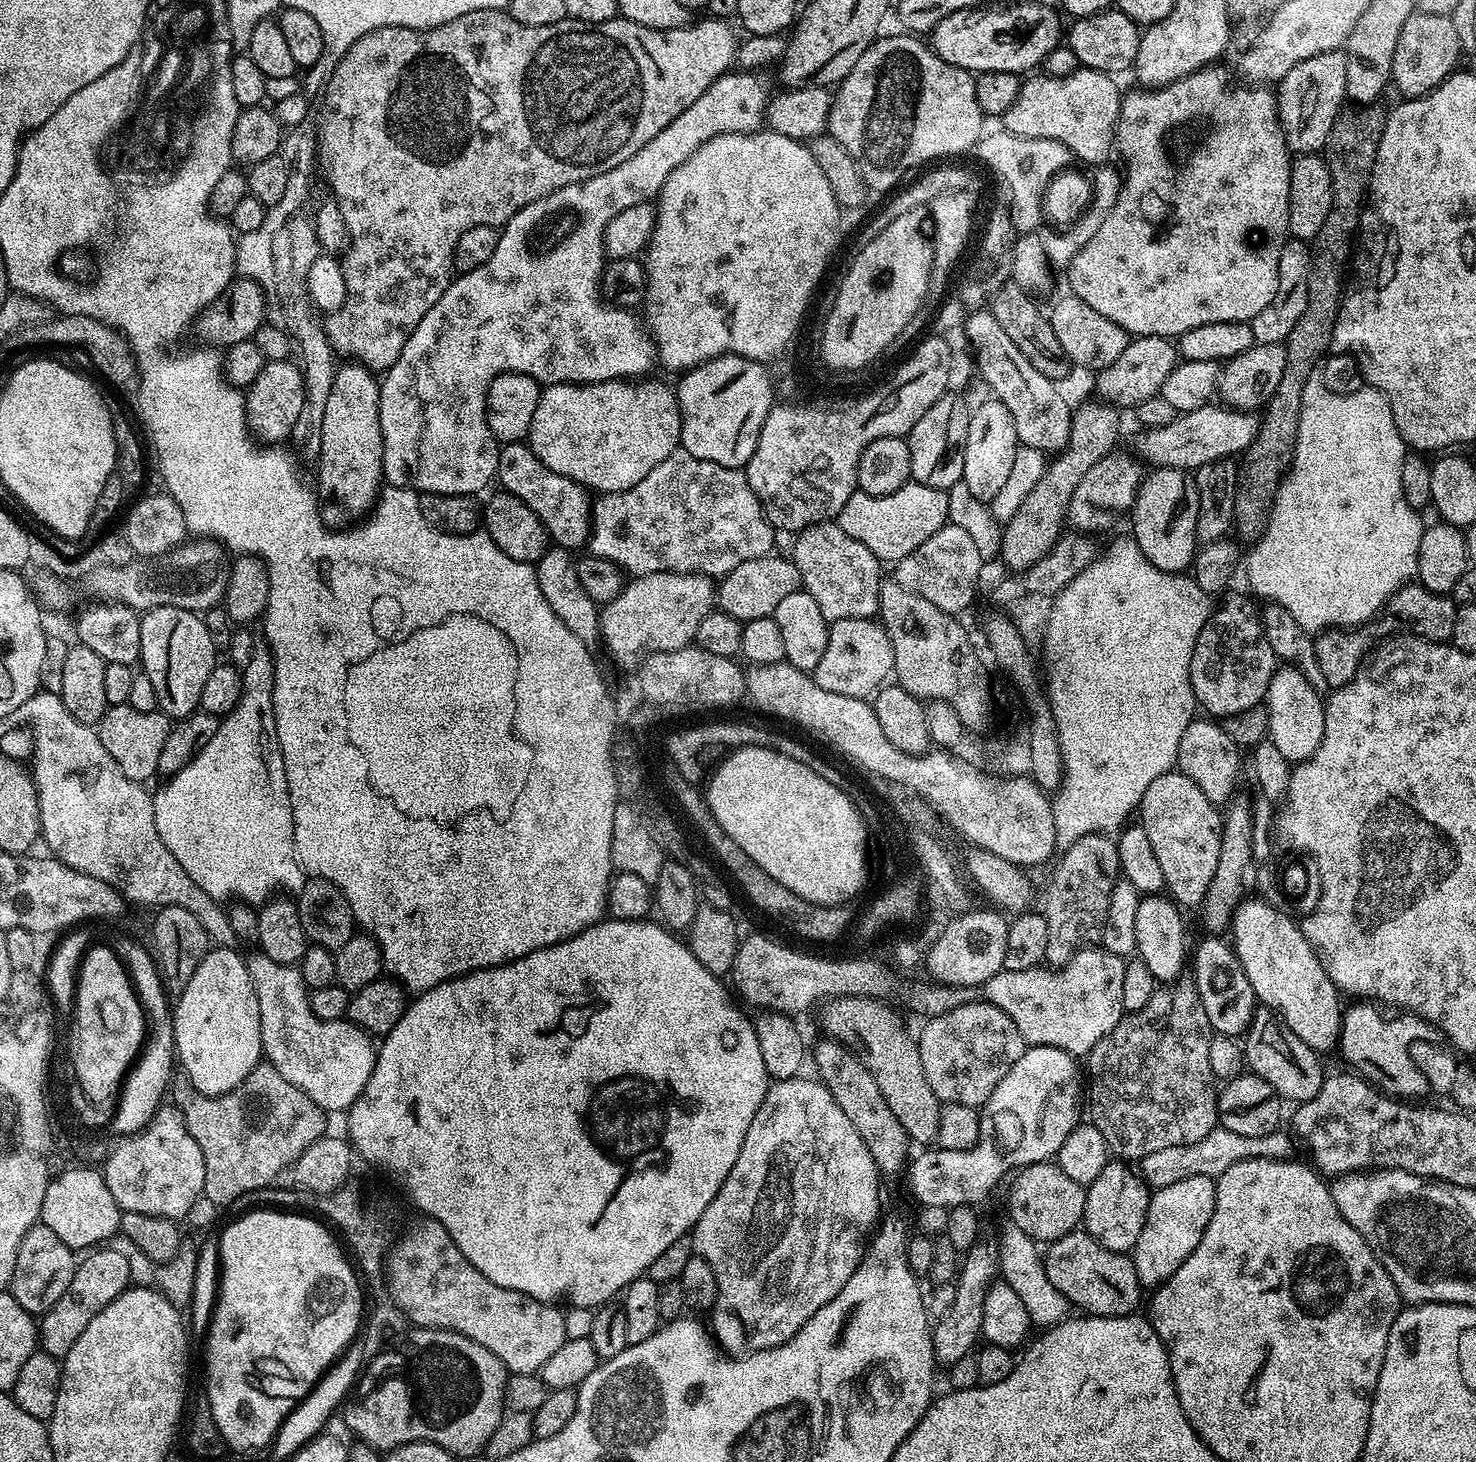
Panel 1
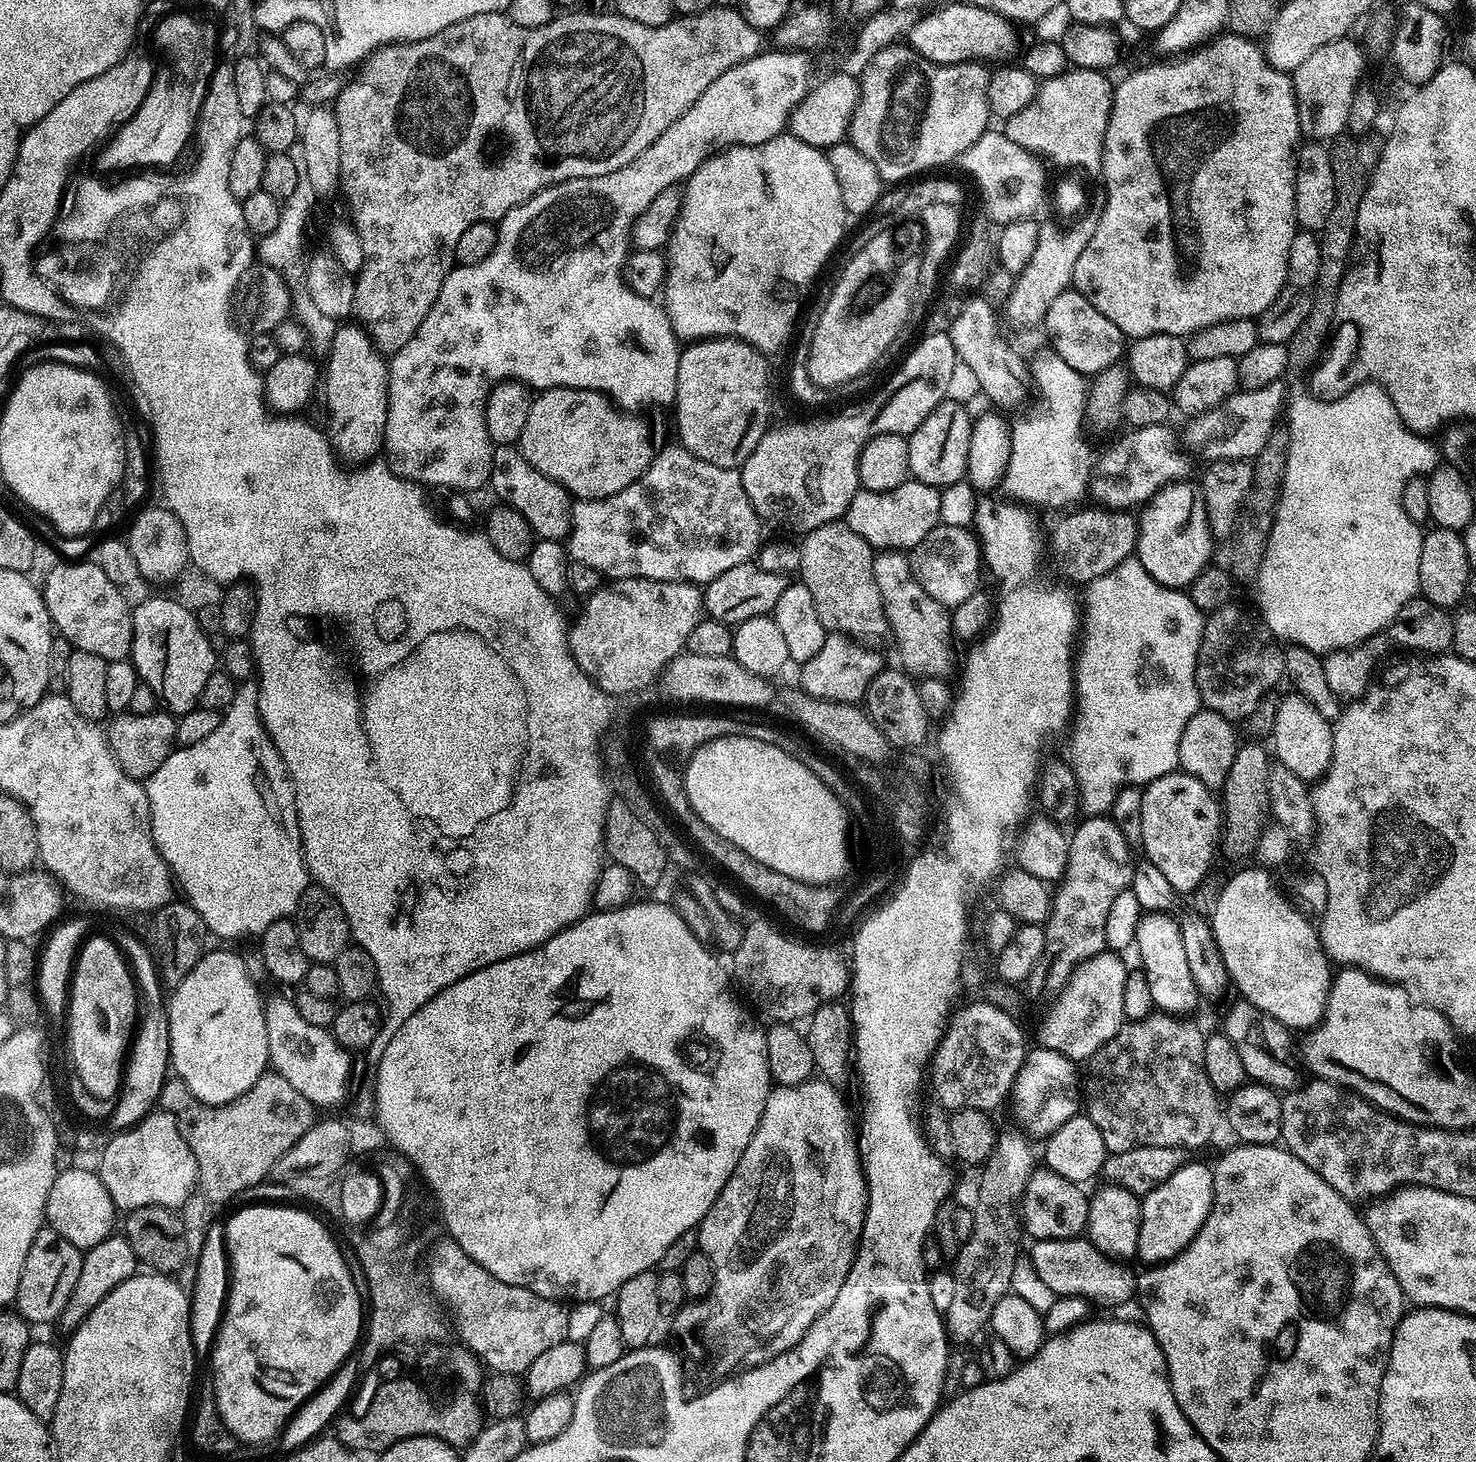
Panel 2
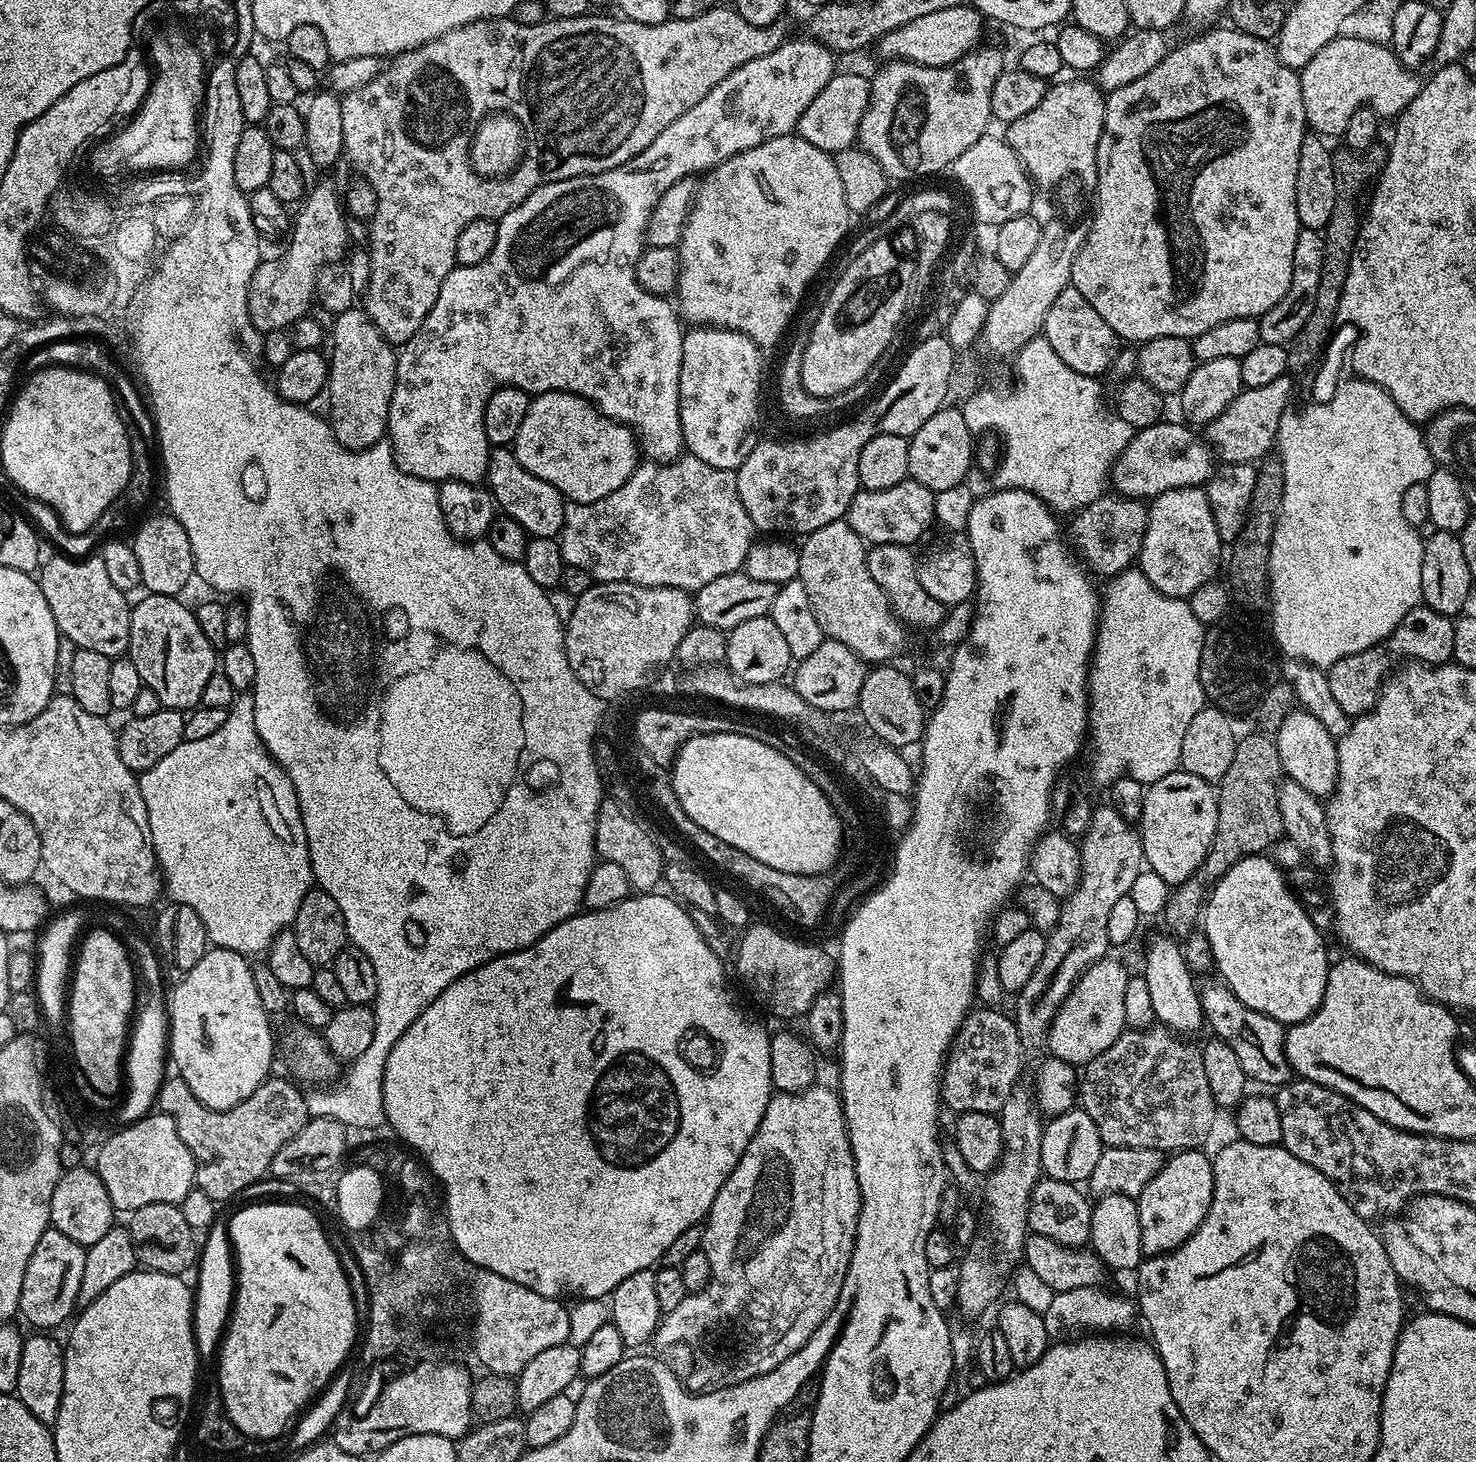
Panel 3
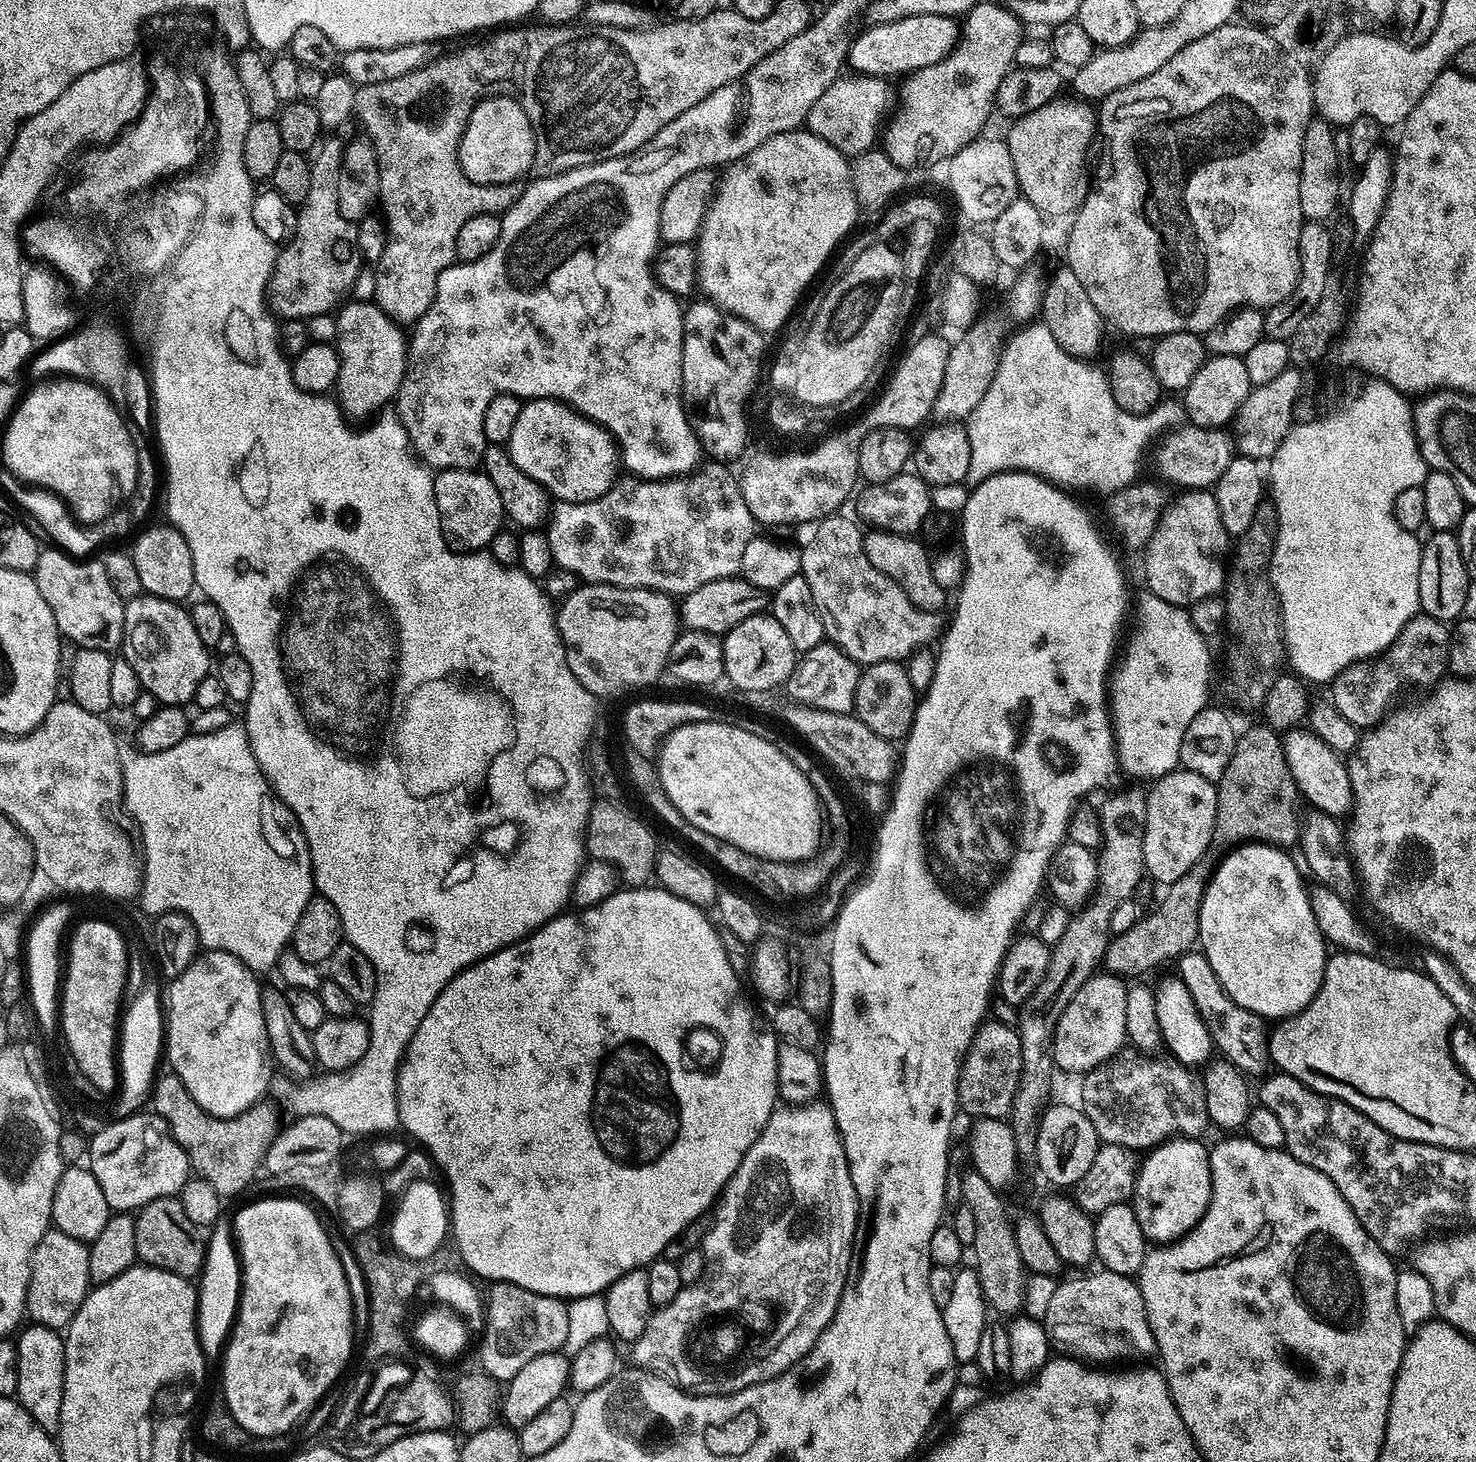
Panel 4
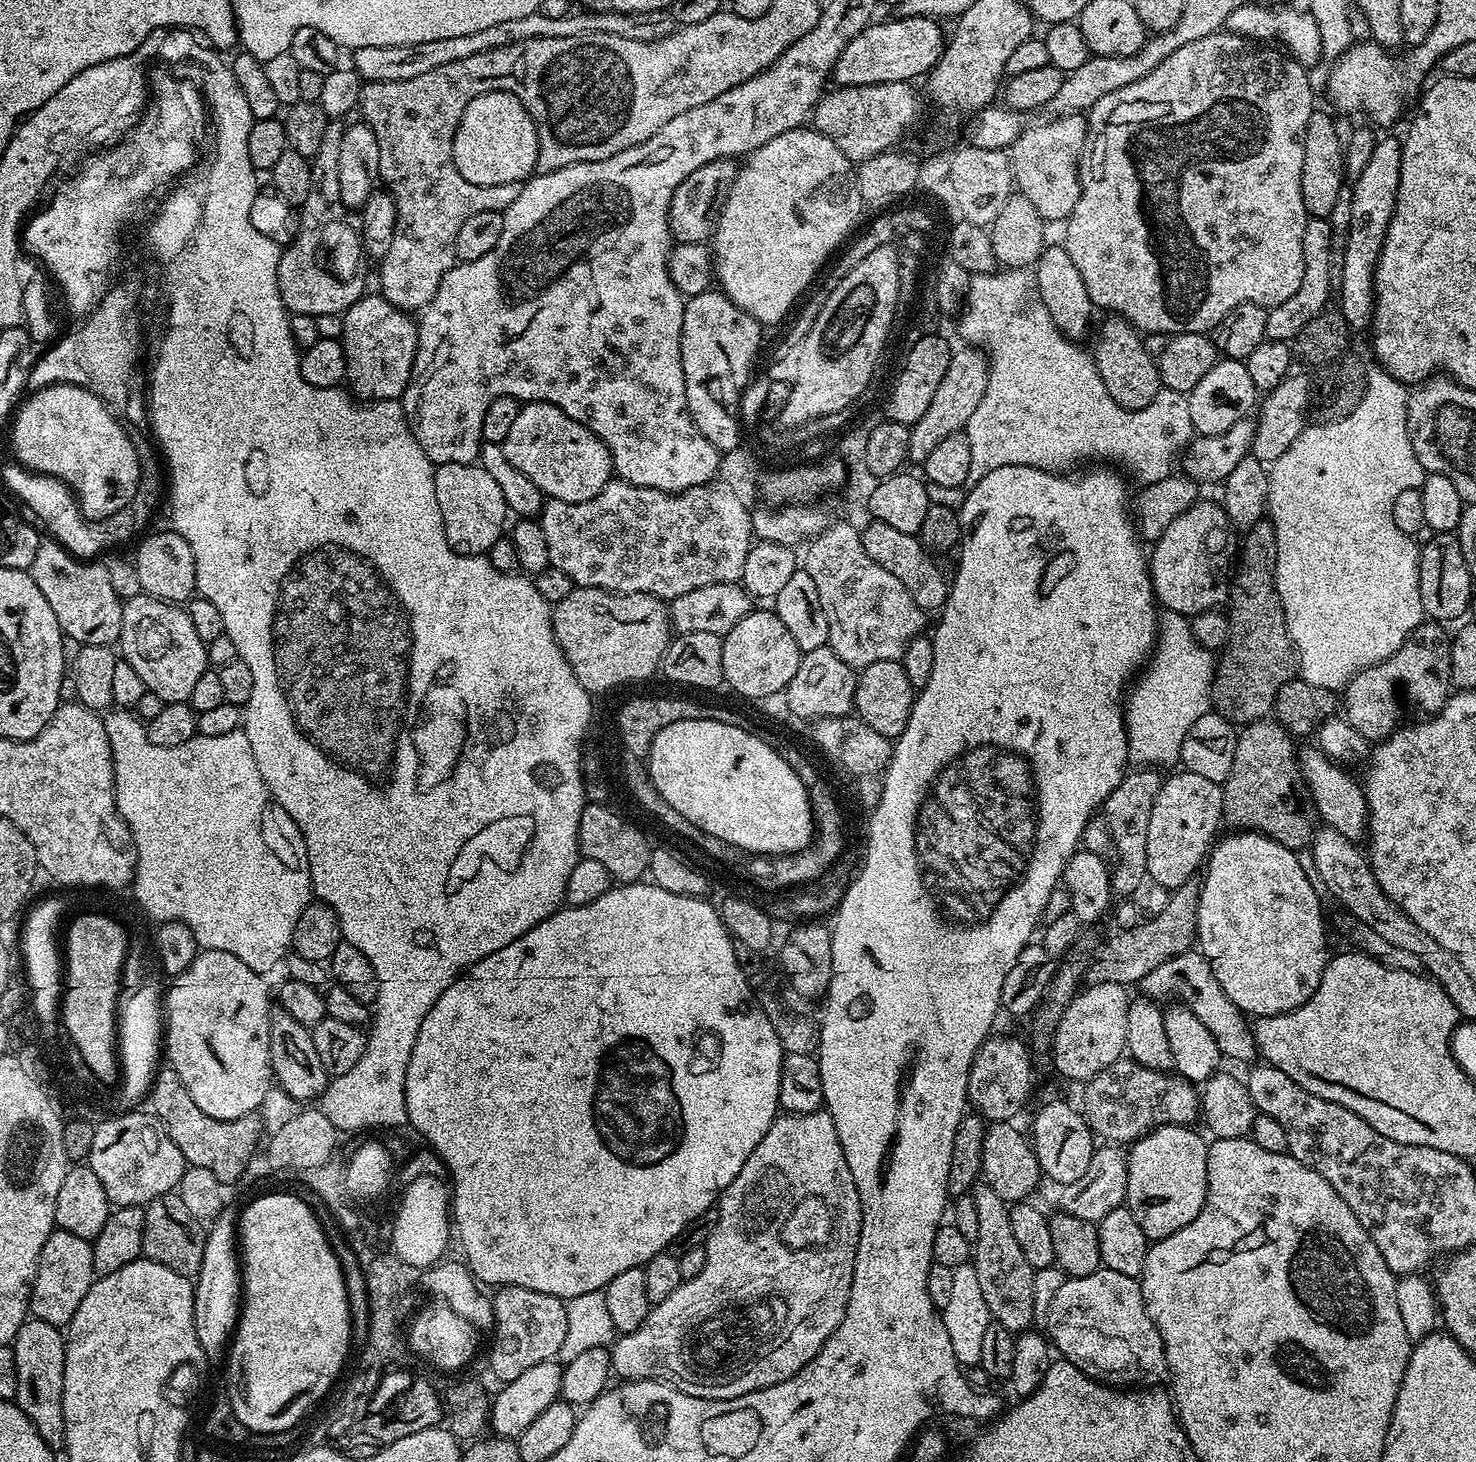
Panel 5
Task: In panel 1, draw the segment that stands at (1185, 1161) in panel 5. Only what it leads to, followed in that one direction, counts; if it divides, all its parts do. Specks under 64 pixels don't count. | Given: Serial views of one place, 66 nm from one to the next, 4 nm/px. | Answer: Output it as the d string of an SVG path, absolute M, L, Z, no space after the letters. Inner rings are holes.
M1211 1176L1182 1178L1182 1182L1174 1182L1174 1186L1157 1188L1151 1193L1142 1234L1138 1234L1138 1242L1130 1253L1134 1270L1138 1270L1138 1278L1145 1289L1165 1284L1174 1270L1194 1254L1194 1246L1202 1242L1215 1205L1216 1182Z

